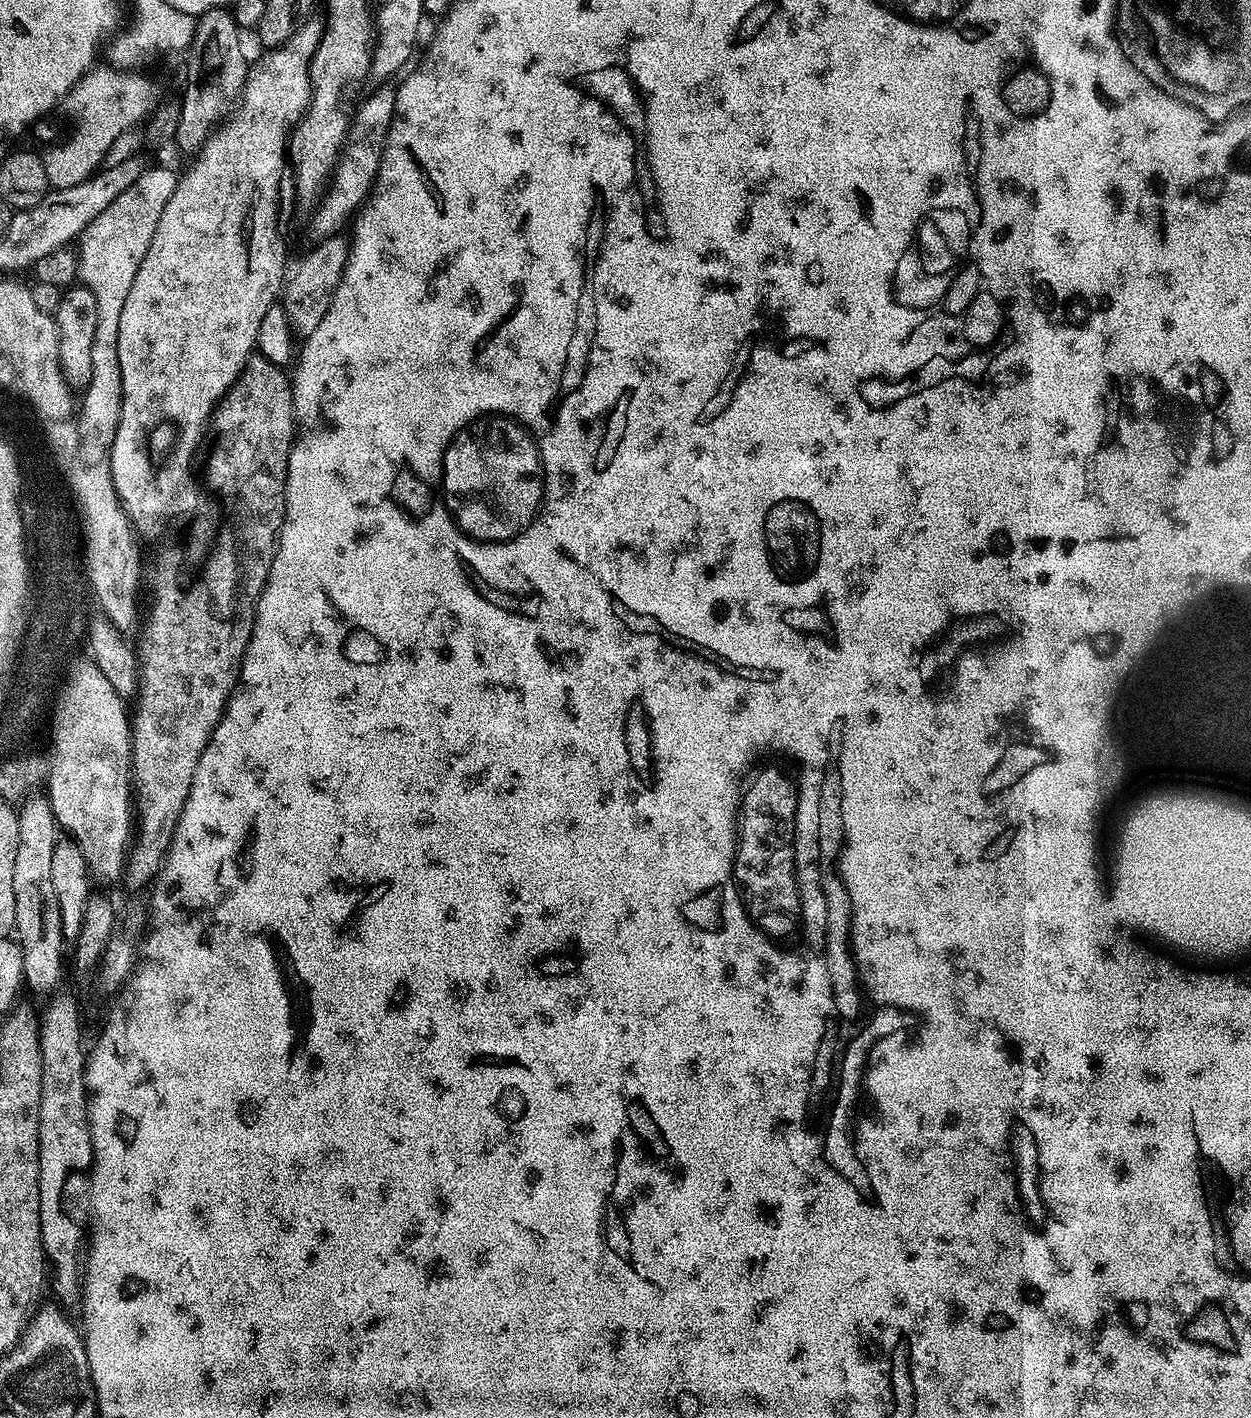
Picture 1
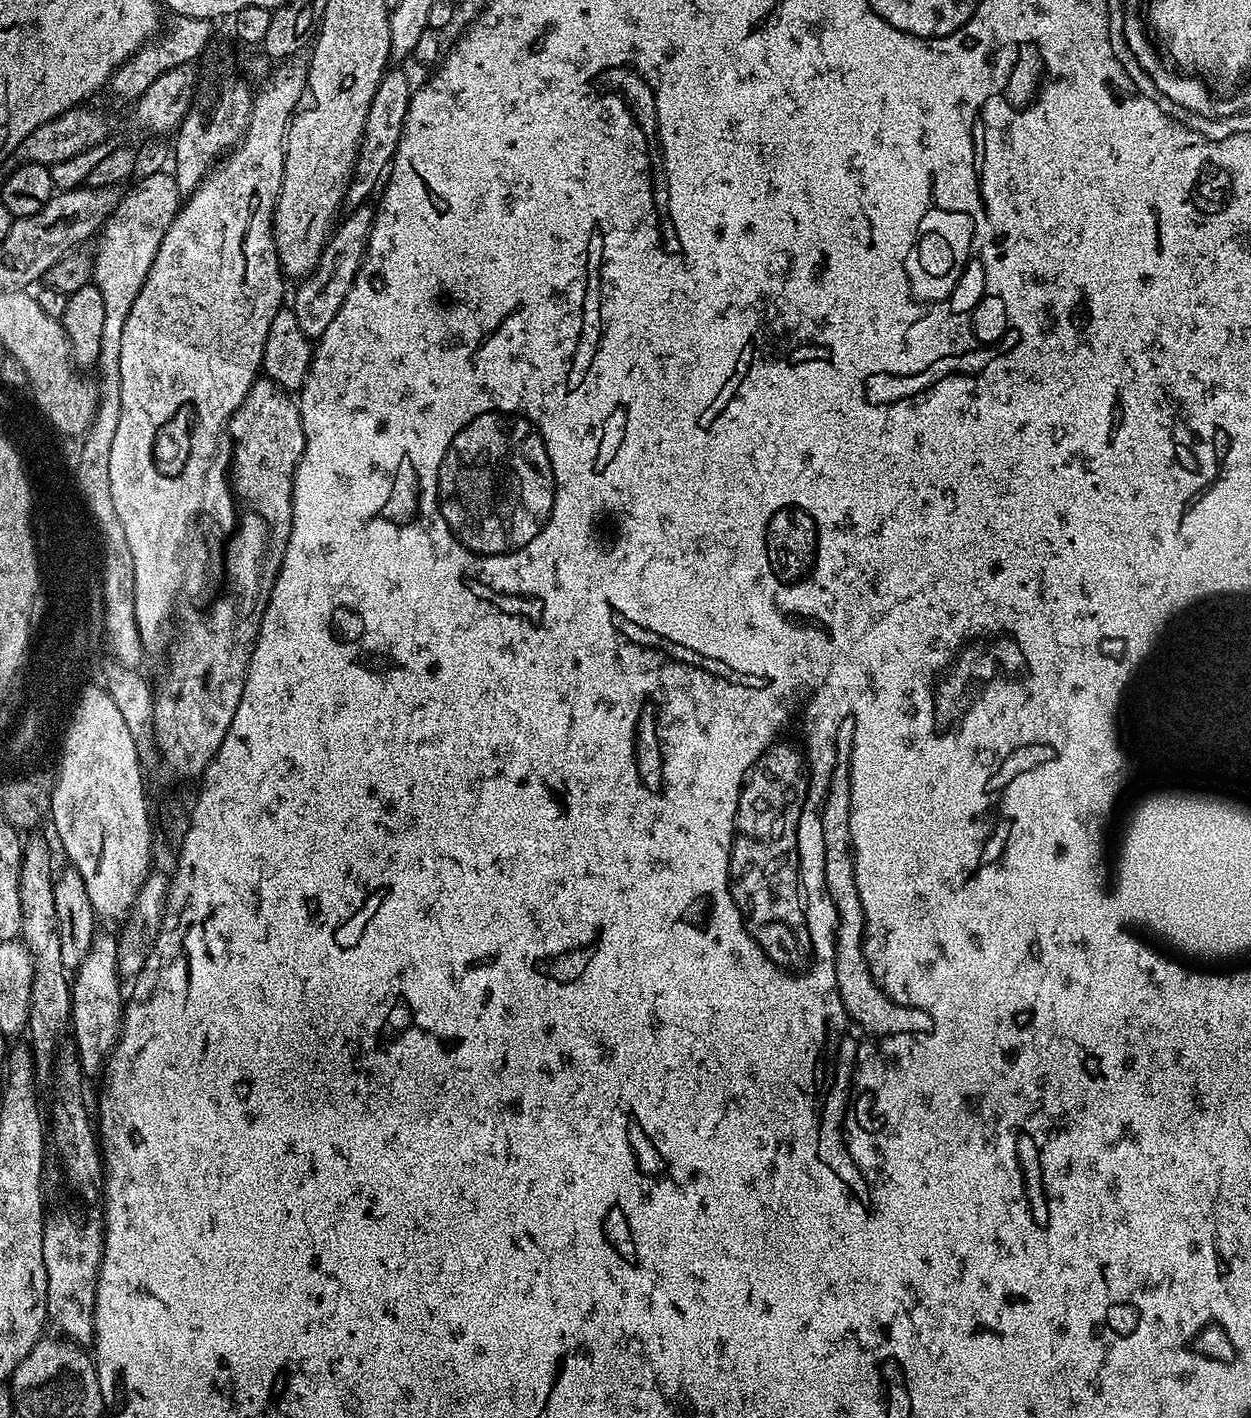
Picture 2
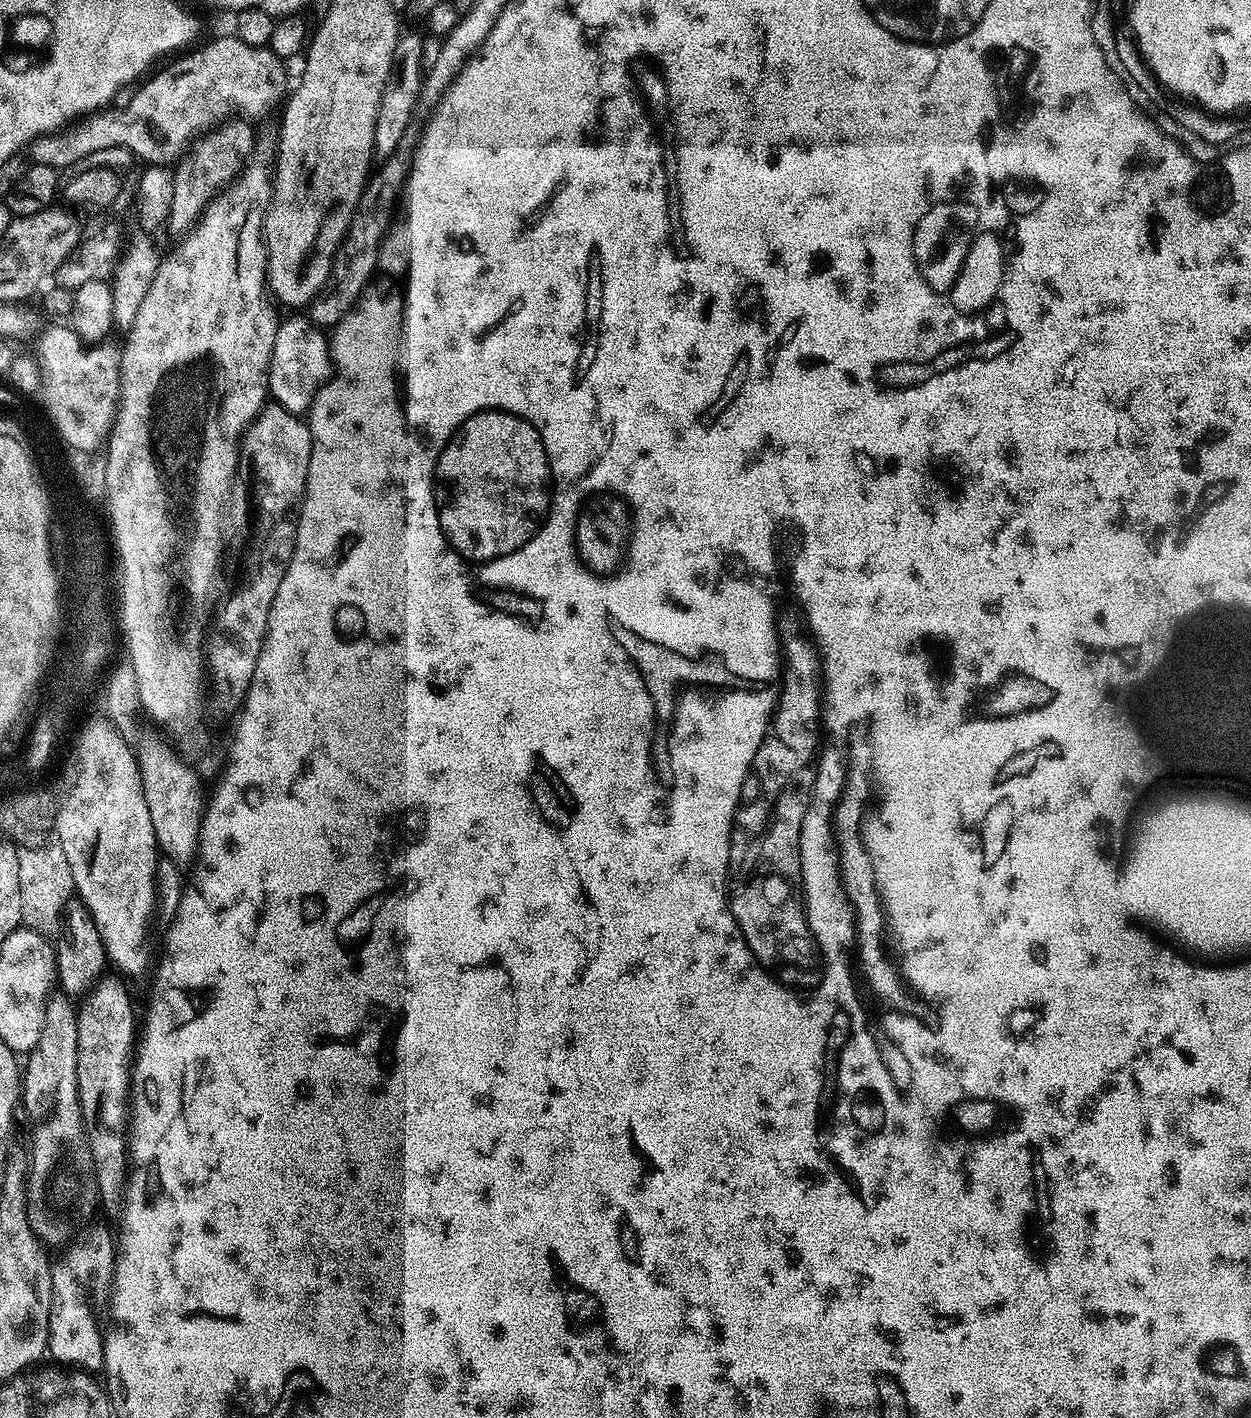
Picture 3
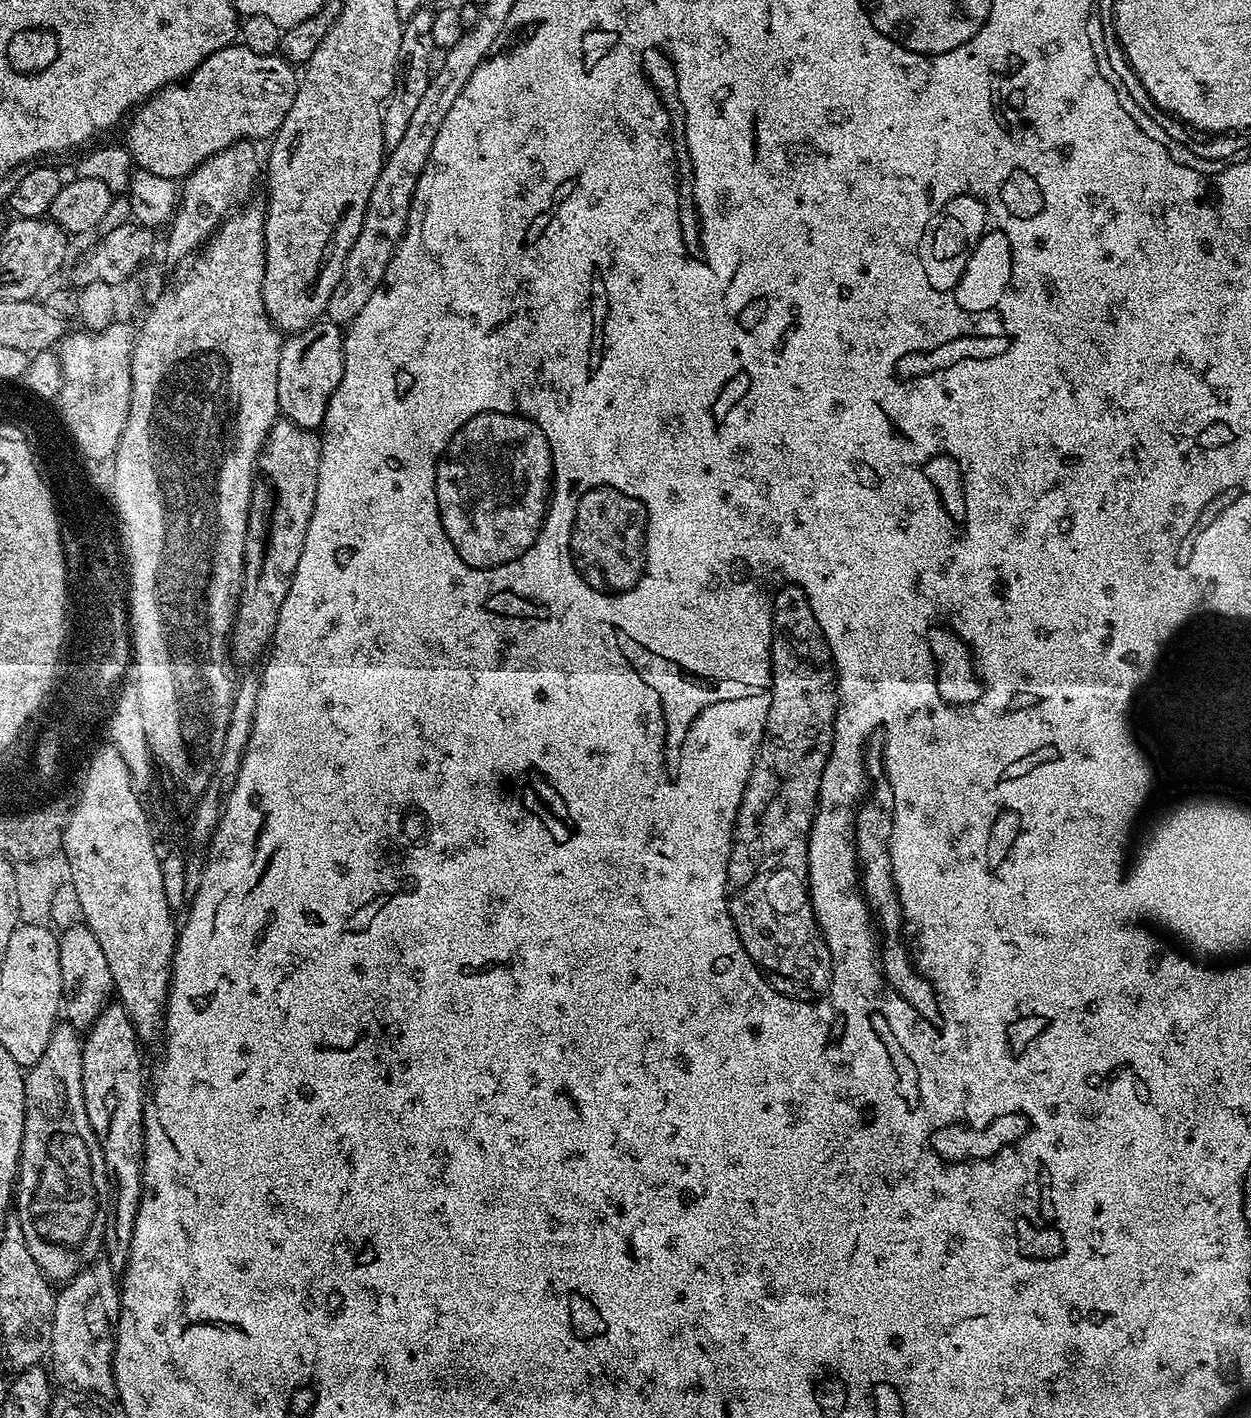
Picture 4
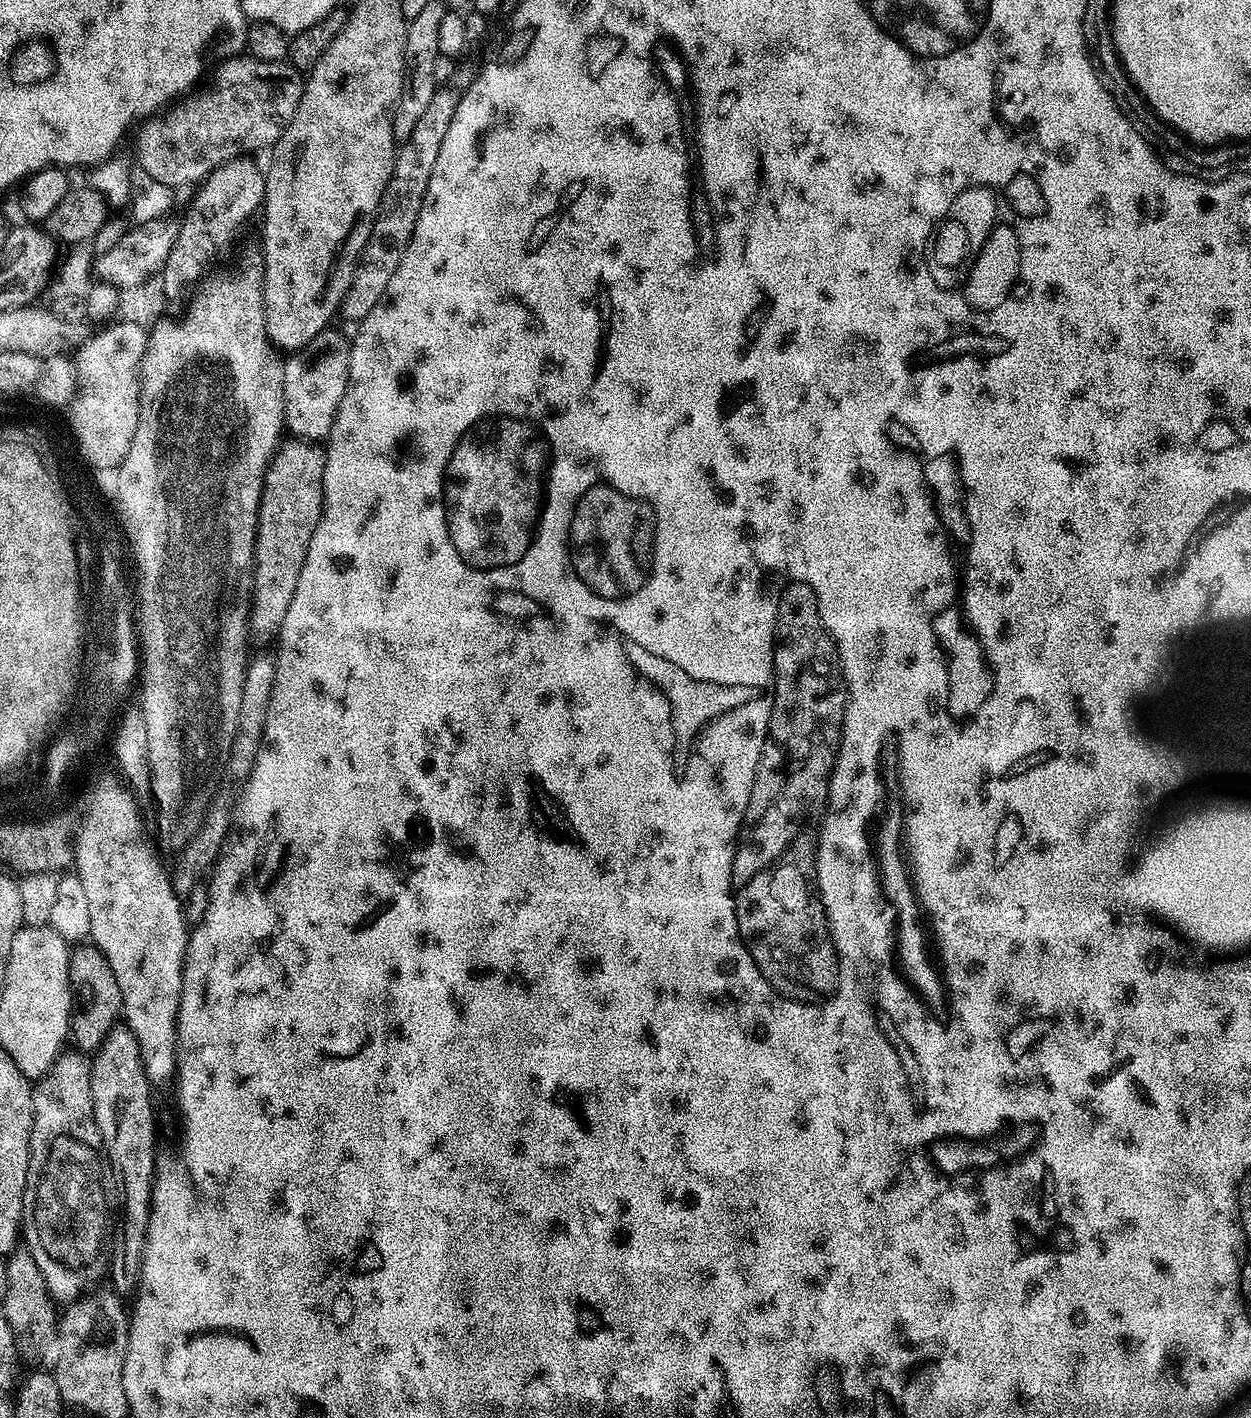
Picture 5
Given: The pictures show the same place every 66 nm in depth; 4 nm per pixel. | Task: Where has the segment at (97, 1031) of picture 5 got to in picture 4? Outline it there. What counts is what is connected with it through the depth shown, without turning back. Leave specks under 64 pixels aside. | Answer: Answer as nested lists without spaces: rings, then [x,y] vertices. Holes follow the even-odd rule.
[[[77,922],[71,928],[63,929],[58,939],[60,941],[58,962],[62,970],[62,1010],[67,1023],[77,1032],[84,1034],[100,1015],[100,1009],[113,999],[114,985],[110,974],[110,962],[106,962],[106,954],[98,938],[83,922]]]

